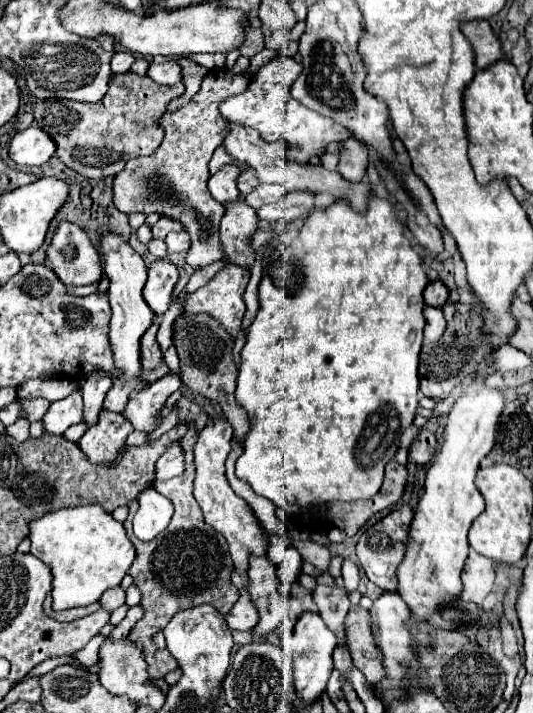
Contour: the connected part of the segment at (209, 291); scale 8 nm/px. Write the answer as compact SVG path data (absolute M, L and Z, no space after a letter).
M224 265L210 283L206 283L188 297L186 311L210 313L228 329L232 337L236 337L246 311L242 295L248 279L250 273L240 269L238 265Z

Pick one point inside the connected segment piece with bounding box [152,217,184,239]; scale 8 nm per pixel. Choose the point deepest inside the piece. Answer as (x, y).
(164, 226)

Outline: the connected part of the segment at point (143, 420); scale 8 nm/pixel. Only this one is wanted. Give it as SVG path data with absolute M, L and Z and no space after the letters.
M166 375L162 381L156 381L146 387L146 391L136 393L128 401L128 409L122 413L128 421L132 421L134 429L150 433L156 429L154 417L160 413L164 401L180 389L180 377L178 375Z

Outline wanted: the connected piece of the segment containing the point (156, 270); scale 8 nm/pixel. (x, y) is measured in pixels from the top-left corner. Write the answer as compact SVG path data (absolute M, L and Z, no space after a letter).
M166 259L154 261L148 267L148 281L146 281L144 297L146 297L146 303L154 309L154 315L162 315L168 309L178 279L180 275L178 275L176 265Z

